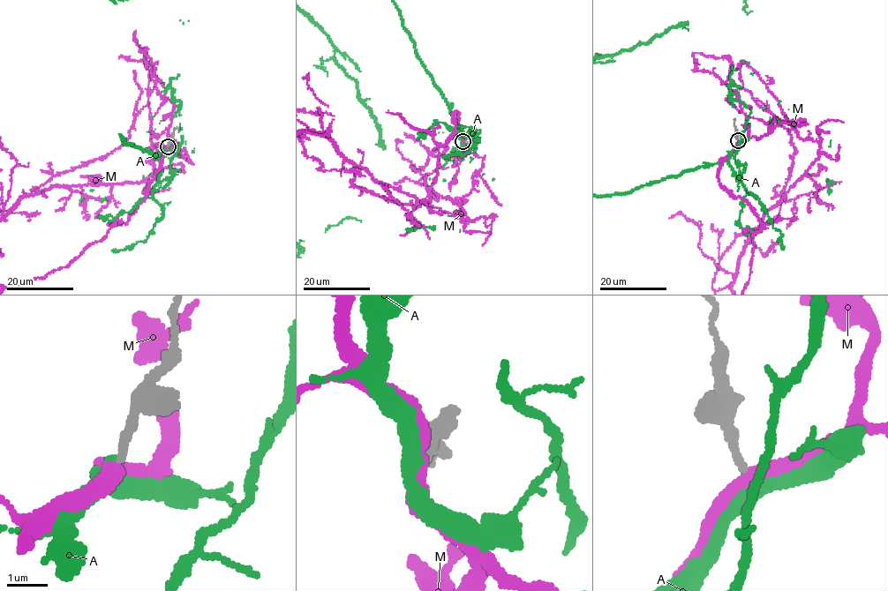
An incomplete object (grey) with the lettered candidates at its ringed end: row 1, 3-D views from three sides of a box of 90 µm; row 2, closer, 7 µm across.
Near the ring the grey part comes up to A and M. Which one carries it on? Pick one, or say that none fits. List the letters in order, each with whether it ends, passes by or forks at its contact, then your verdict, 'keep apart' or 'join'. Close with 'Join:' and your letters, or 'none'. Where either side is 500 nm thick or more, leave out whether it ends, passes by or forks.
A: it passes by; join
M: it passes by; keep apart
Join: A

